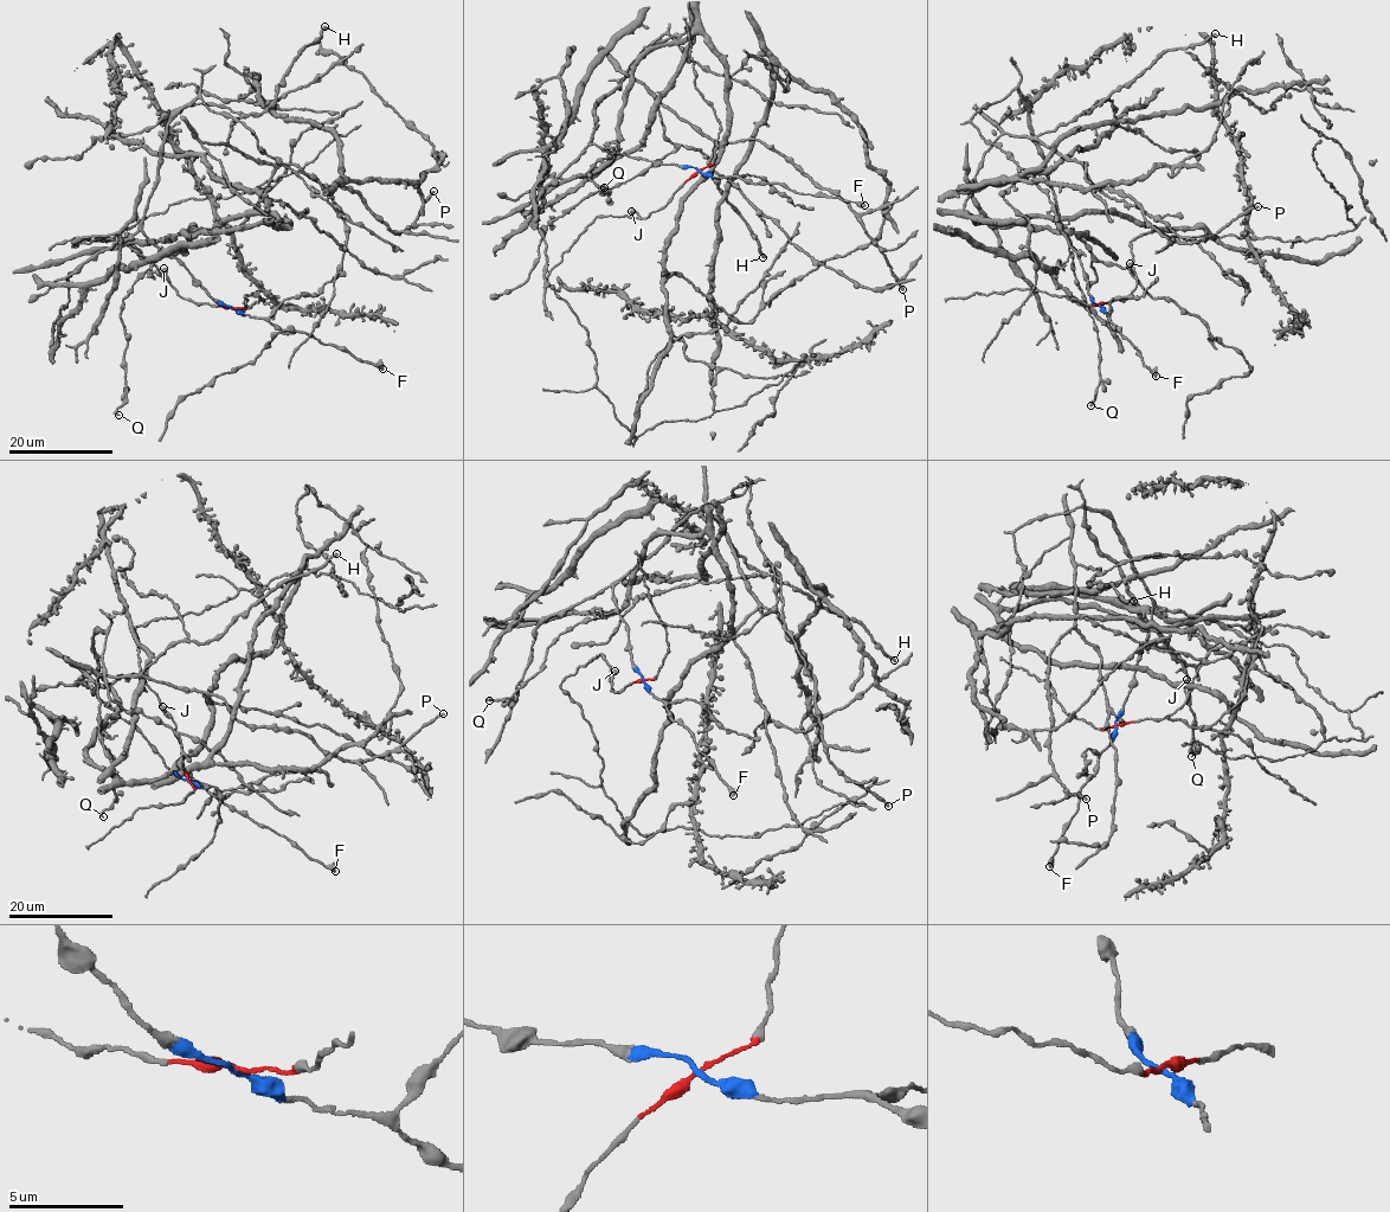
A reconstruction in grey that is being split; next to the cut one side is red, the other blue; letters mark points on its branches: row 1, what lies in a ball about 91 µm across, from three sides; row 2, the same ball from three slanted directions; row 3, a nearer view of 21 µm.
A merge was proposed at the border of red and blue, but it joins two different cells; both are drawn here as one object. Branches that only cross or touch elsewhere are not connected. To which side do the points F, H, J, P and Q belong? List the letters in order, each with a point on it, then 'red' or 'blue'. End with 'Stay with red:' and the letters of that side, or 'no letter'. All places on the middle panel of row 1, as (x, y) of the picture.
F: place (864, 205); blue
H: place (763, 257); blue
J: place (631, 211); red
P: place (902, 289); blue
Q: place (604, 187); blue
Stay with red: J

